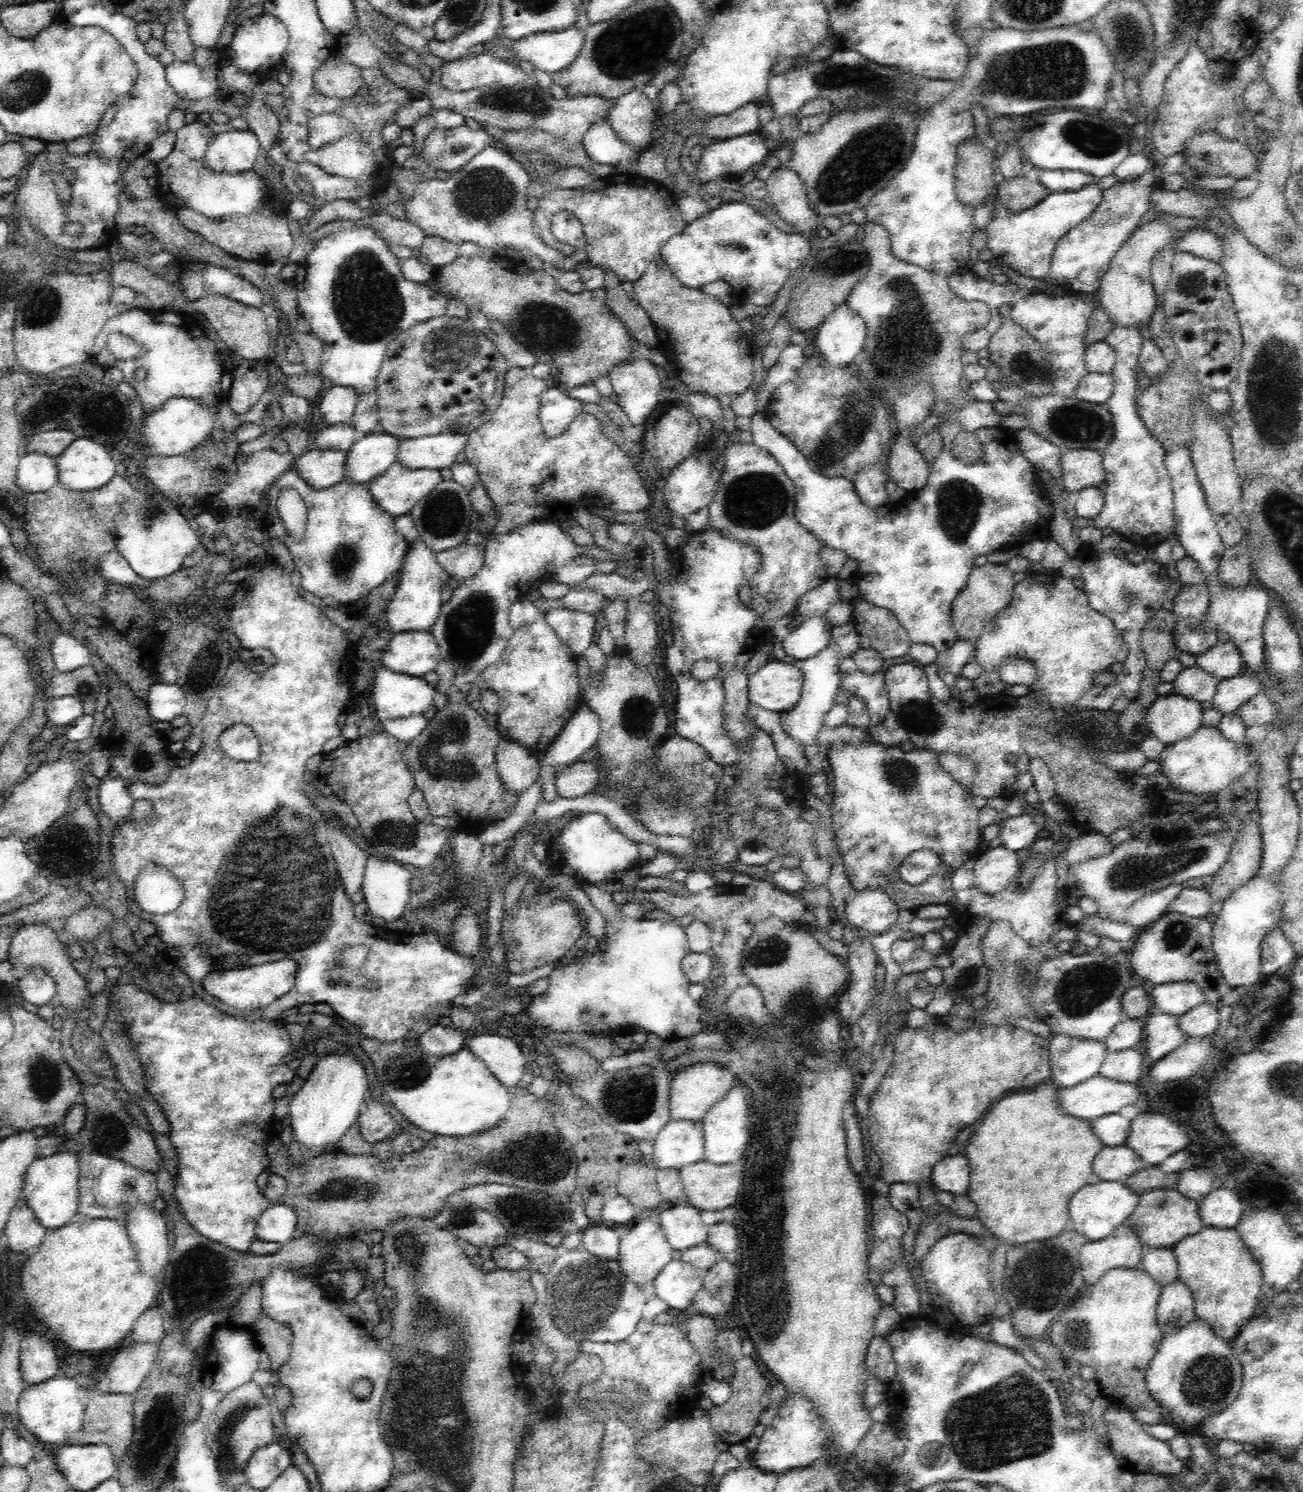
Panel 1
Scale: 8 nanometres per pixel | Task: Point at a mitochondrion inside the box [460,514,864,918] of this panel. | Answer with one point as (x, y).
(630, 710)

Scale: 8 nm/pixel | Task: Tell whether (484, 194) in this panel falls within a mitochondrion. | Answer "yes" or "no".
yes

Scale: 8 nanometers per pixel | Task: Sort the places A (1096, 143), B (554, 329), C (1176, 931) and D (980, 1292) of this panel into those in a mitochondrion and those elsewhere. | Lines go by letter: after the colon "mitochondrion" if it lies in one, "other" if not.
A: mitochondrion
B: mitochondrion
C: mitochondrion
D: other

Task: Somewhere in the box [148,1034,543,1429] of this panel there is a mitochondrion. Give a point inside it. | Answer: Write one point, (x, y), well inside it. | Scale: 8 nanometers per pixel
(425, 1313)

